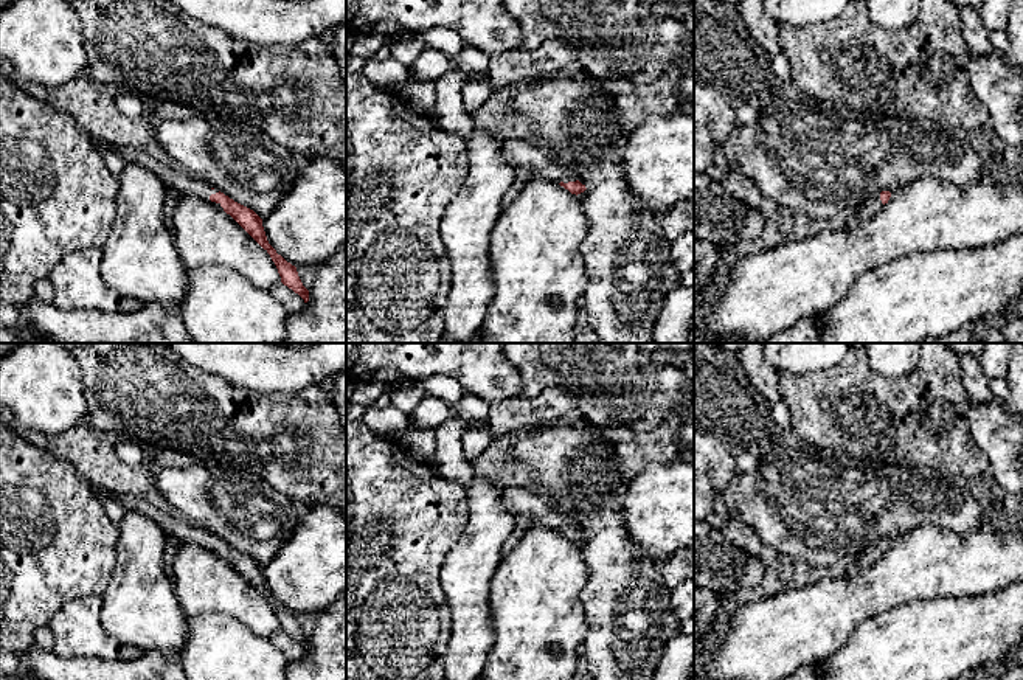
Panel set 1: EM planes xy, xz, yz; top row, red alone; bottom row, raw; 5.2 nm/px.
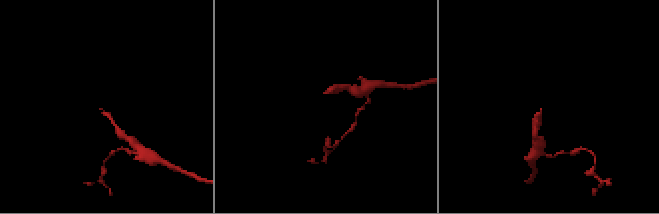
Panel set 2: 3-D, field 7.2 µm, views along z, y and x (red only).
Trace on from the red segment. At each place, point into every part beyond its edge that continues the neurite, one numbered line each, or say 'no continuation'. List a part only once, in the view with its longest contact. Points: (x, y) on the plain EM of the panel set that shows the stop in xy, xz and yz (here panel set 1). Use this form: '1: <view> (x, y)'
1: xz (528, 506)

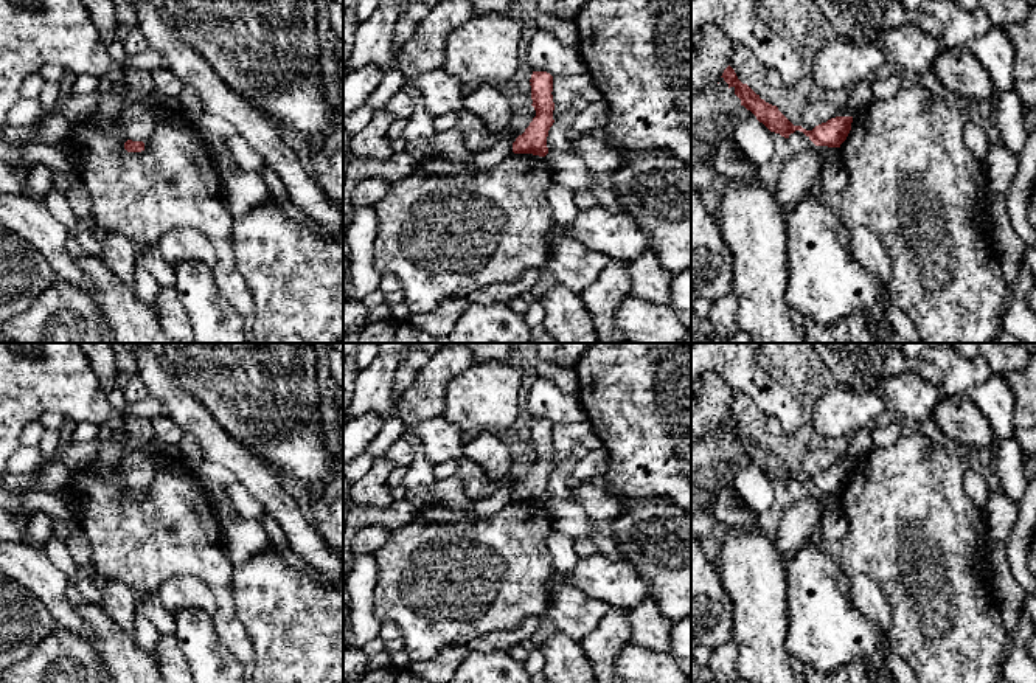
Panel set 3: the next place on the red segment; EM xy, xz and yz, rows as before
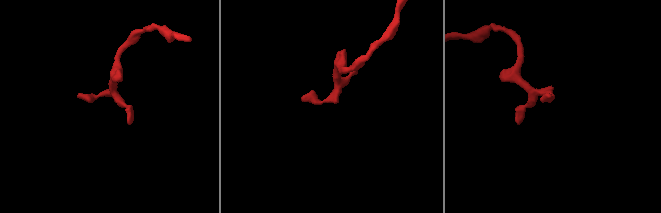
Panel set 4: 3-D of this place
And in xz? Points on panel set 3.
no continuation

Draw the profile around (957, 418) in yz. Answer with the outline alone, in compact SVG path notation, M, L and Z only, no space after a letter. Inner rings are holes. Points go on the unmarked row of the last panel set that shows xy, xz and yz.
M968 396L941 397L935 407L933 421L966 453L977 453L997 446L997 436L986 418Z

